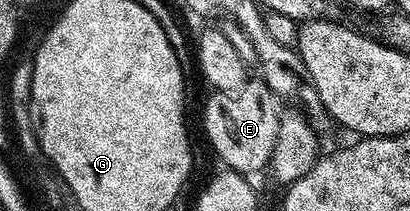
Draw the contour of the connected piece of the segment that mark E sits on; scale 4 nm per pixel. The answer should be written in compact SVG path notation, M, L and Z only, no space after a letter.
M261 77L250 78L243 86L234 91L213 91L205 103L205 135L213 146L213 151L222 159L224 166L230 171L238 171L240 175L253 177L256 171L265 171L269 160L273 157L275 137L279 137L282 104L273 94L271 88Z

